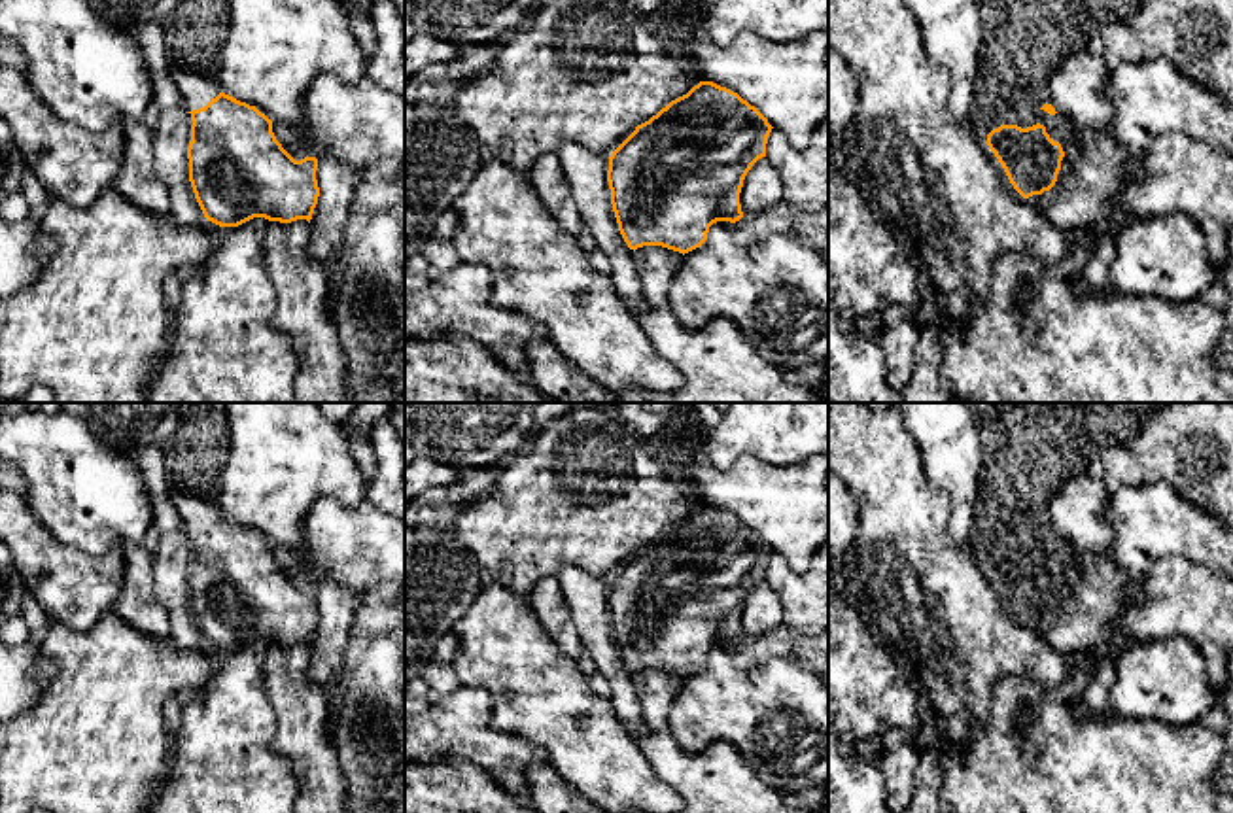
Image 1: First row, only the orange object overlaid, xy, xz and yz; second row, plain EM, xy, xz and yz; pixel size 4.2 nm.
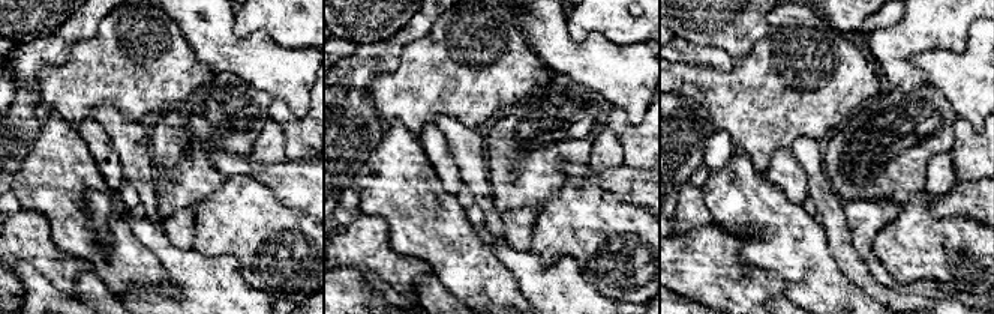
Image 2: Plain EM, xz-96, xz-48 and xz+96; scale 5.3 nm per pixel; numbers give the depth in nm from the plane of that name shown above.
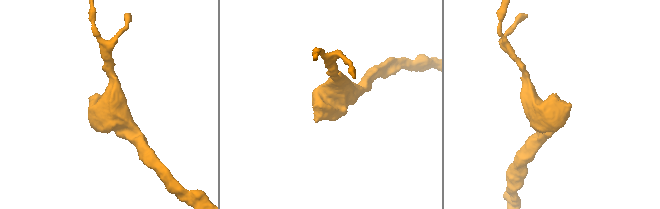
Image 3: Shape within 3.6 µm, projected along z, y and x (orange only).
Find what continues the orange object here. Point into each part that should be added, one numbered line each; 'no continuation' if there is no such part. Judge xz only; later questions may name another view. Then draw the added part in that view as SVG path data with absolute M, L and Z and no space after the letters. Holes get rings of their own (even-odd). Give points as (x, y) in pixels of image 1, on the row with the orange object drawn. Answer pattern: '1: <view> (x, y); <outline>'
no continuation

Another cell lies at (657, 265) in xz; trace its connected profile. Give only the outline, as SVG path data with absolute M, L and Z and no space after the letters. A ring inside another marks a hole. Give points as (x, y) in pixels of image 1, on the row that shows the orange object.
M643 246L634 251L643 297L651 306L668 306L668 289L681 261L683 253L662 246Z

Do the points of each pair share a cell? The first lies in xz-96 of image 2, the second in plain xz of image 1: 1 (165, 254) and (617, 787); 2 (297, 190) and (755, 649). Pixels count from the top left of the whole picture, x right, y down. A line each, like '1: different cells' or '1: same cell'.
1: different cells
2: same cell

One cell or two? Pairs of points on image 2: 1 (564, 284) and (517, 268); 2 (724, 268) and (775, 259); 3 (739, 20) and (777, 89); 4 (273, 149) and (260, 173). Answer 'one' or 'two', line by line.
1: one
2: two
3: two
4: two

